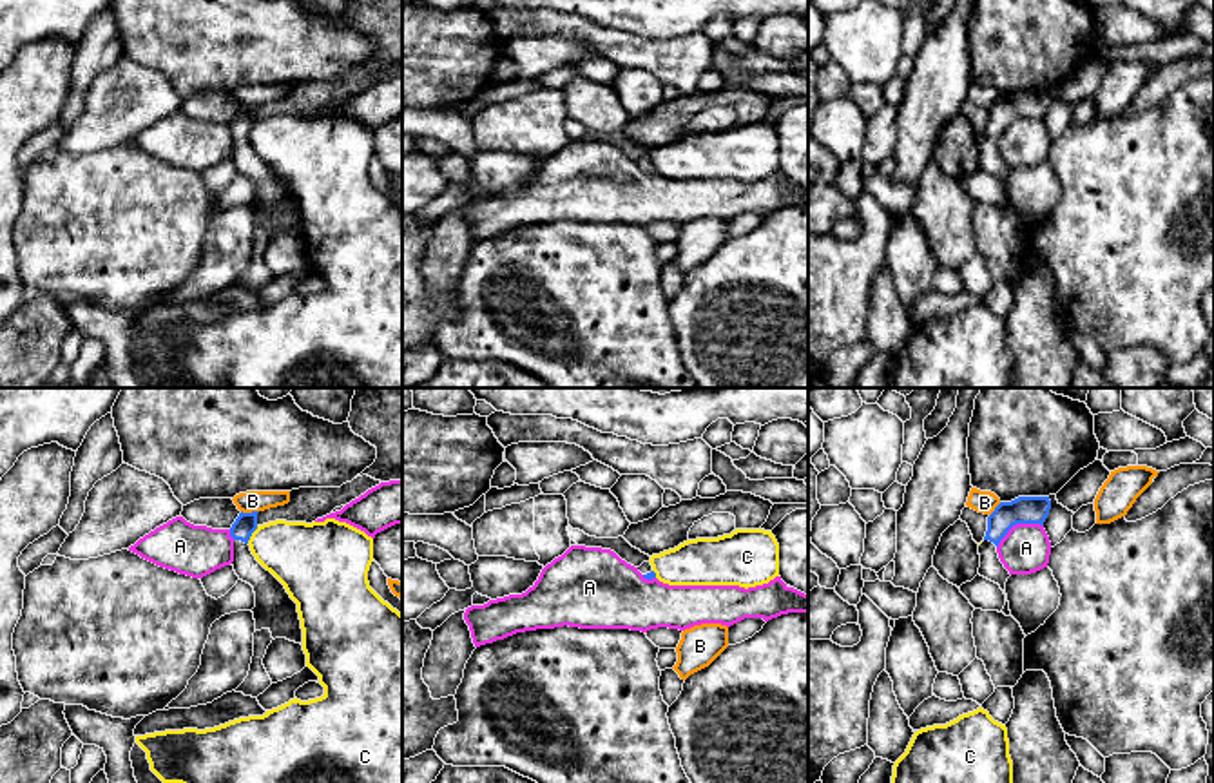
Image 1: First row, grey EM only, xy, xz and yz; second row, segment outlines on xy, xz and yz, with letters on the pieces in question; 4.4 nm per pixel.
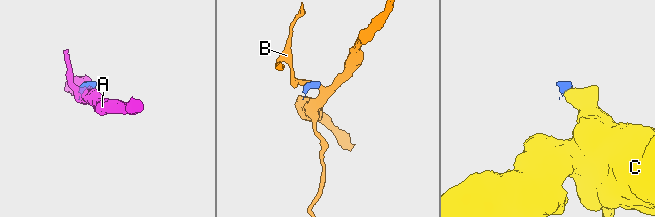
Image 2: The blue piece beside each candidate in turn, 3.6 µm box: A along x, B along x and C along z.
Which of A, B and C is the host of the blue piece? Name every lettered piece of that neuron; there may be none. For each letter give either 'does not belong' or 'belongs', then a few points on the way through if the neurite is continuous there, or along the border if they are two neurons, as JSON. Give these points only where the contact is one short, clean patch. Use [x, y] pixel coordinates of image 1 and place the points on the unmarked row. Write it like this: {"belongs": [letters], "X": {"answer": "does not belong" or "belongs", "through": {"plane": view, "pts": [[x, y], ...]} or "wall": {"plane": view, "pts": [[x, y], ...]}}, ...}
{"belongs": [], "A": {"answer": "does not belong", "wall": {"plane": "yz", "pts": [[1042, 118], [1015, 118], [997, 142]]}}, "B": {"answer": "does not belong", "wall": {"plane": "xy", "pts": [[241, 104], [258, 106]]}}, "C": {"answer": "does not belong", "wall": {"plane": "xy", "pts": [[258, 120], [247, 136]]}}}

